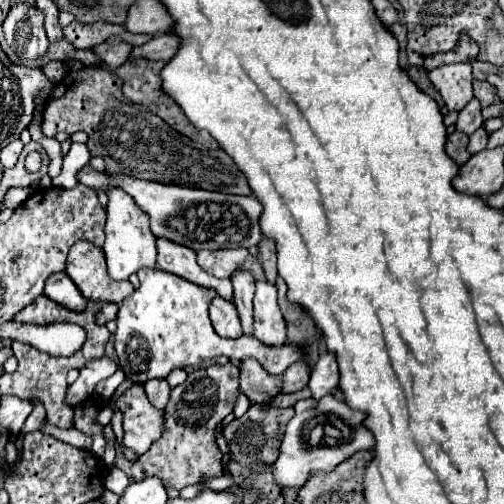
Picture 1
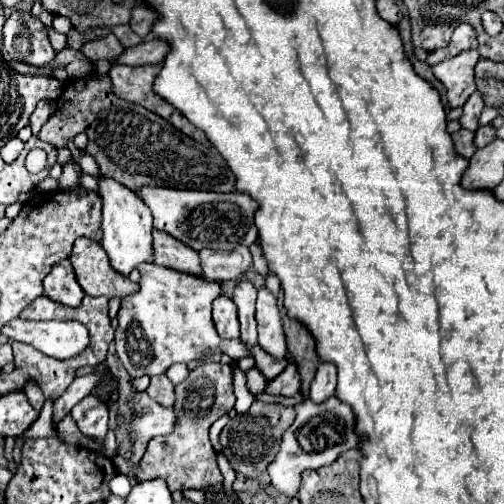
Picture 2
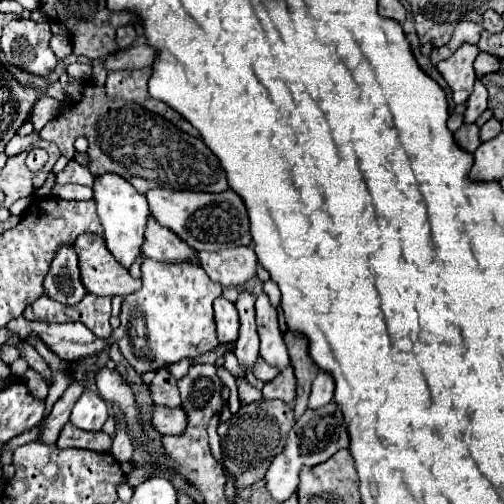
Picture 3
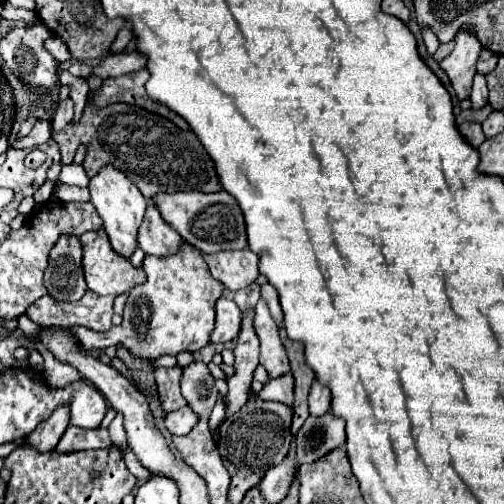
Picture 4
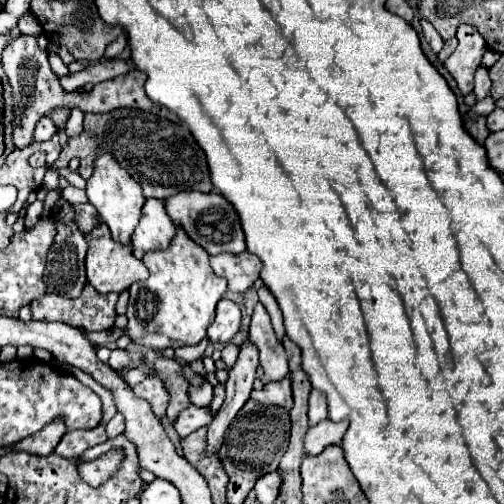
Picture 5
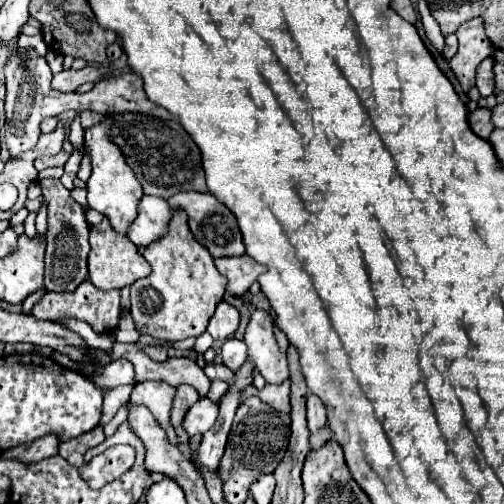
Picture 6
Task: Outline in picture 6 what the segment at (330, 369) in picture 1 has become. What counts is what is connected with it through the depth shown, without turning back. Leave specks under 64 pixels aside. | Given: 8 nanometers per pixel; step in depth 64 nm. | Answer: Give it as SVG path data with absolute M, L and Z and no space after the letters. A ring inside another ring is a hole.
M308 396L308 402L306 402L306 408L308 408L308 428L312 434L320 432L324 426L326 426L326 410L324 410L324 404L318 396Z

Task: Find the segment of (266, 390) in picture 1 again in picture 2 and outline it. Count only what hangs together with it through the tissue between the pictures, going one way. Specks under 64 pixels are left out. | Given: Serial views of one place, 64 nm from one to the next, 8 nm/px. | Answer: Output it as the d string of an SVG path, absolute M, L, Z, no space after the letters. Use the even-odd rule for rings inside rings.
M252 368L250 372L246 372L246 376L248 376L248 390L250 390L250 394L264 392L266 382L264 382L264 376L256 368Z

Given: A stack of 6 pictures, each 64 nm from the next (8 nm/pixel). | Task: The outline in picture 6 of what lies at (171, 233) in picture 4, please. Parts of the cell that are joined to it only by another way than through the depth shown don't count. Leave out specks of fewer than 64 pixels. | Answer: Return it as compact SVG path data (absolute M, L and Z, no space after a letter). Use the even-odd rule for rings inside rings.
M144 194L138 204L138 216L132 220L128 228L128 238L136 246L148 246L166 232L168 220L170 220L168 202L164 198Z

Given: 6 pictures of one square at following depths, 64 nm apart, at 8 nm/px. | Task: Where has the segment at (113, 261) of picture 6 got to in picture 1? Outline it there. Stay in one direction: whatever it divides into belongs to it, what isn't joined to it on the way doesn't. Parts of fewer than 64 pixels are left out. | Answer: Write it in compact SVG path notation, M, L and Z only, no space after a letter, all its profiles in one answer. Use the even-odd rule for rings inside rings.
M84 240L76 242L70 248L66 272L88 300L120 304L126 296L134 292L134 286L128 280L110 278L102 248Z

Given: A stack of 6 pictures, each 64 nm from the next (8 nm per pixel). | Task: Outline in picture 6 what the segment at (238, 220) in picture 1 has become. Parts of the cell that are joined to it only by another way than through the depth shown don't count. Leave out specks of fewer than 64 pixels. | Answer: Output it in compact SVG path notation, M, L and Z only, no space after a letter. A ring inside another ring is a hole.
M184 191L180 192L180 196L172 196L168 198L170 208L182 208L188 214L188 224L190 230L194 234L194 238L214 256L214 258L226 258L226 256L242 256L244 254L244 244L242 244L242 236L236 224L236 218L232 216L232 212L228 208L224 208L224 204L220 204L210 192Z

